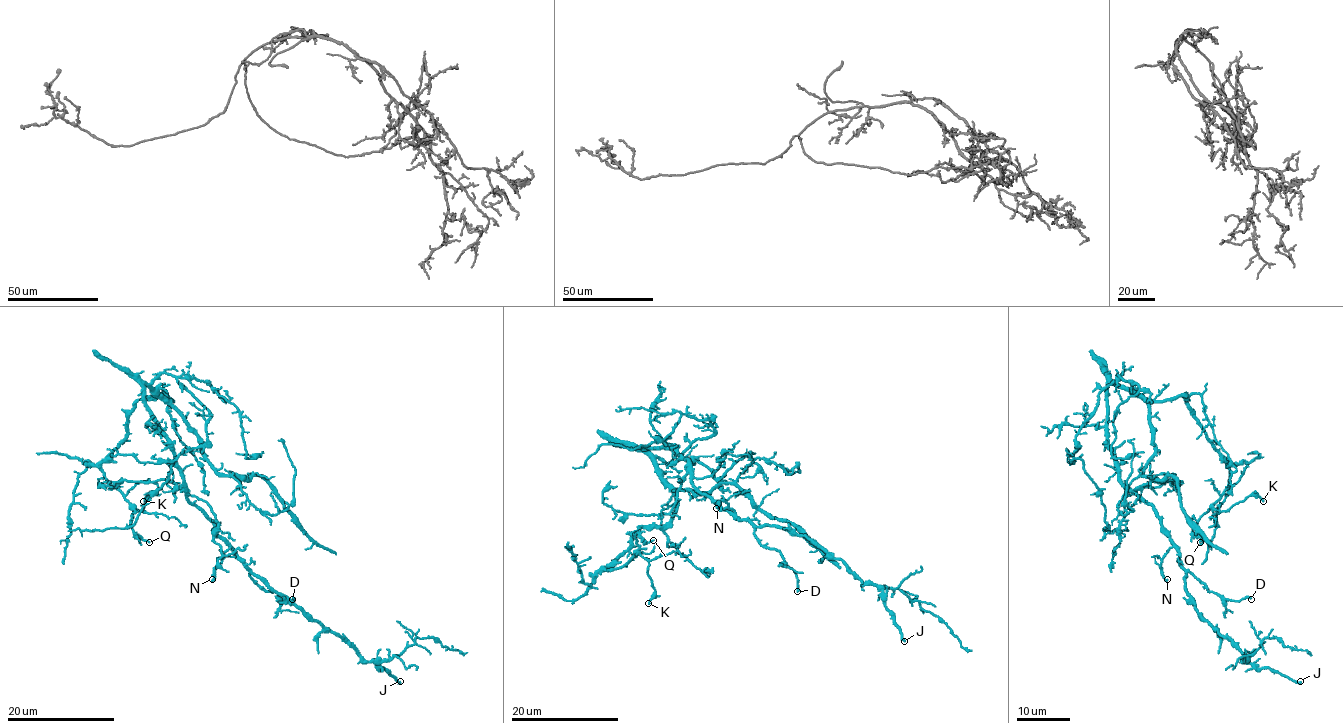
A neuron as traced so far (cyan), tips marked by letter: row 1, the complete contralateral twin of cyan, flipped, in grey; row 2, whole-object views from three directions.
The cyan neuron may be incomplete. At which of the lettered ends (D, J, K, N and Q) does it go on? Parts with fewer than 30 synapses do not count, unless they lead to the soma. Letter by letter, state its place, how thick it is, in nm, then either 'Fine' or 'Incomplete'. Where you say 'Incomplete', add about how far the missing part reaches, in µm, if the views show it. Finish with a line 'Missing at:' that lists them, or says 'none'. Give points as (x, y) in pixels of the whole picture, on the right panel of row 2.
D: Place: (1251, 599). Thickness 280 nm. Fine
J: Place: (1300, 681). Thickness 240 nm. Incomplete. Missing length about 35 µm
K: Place: (1263, 501). Thickness 160 nm. Fine
N: Place: (1167, 579). Thickness 190 nm. Fine
Q: Place: (1200, 542). Thickness 130 nm. Fine
Missing at: J

